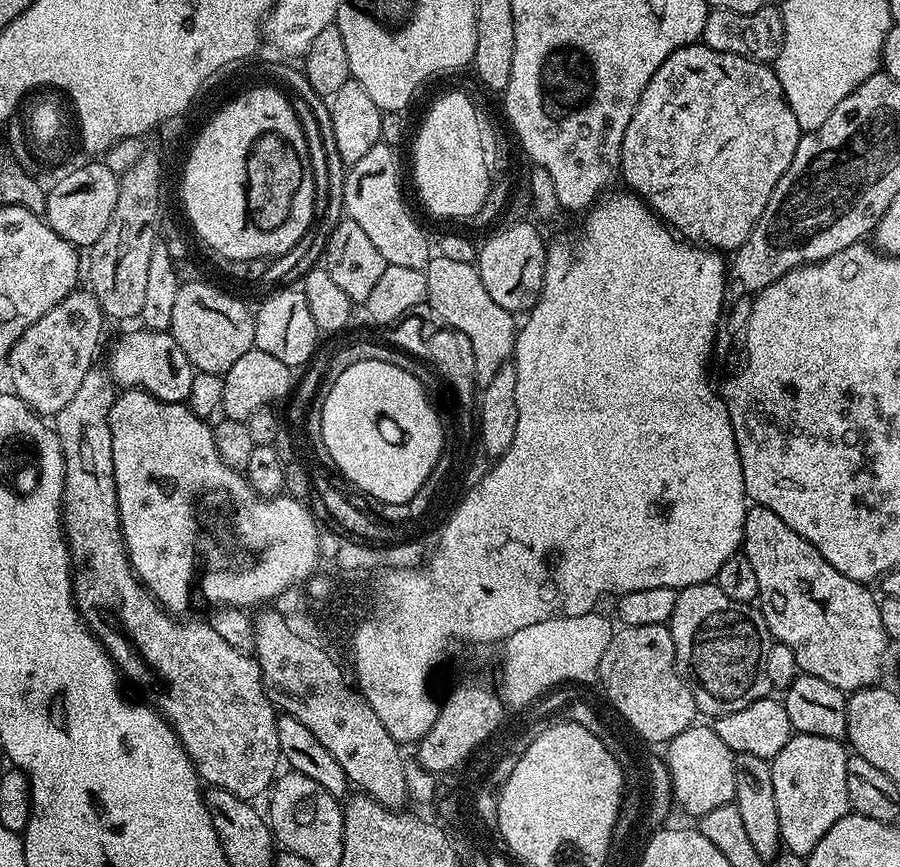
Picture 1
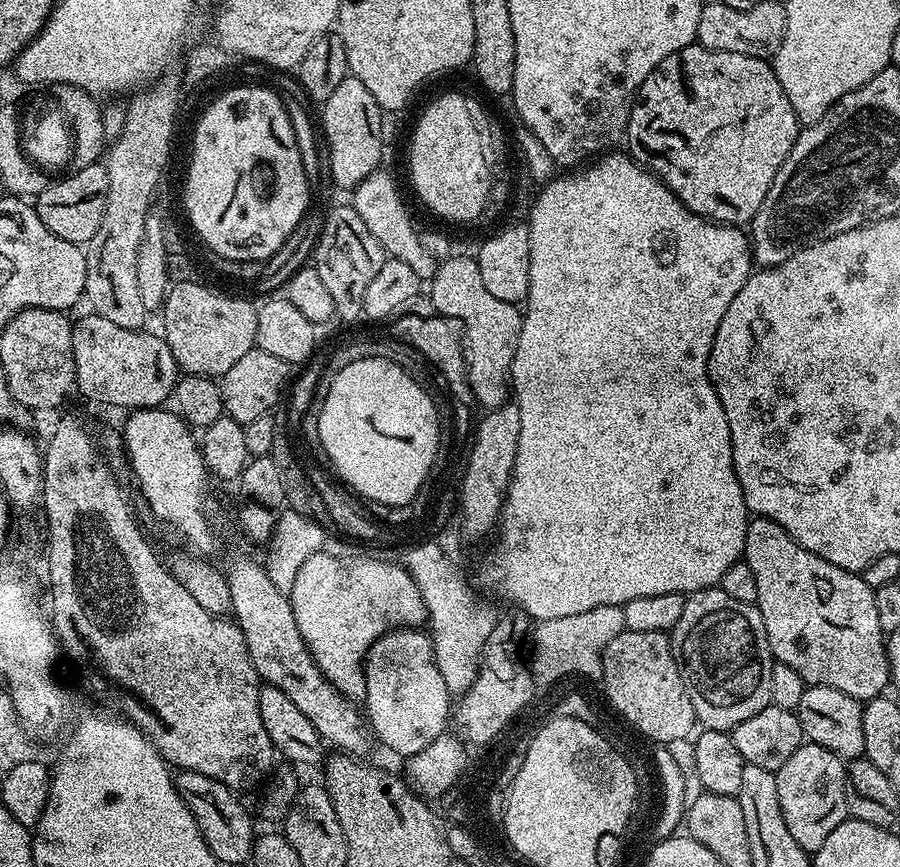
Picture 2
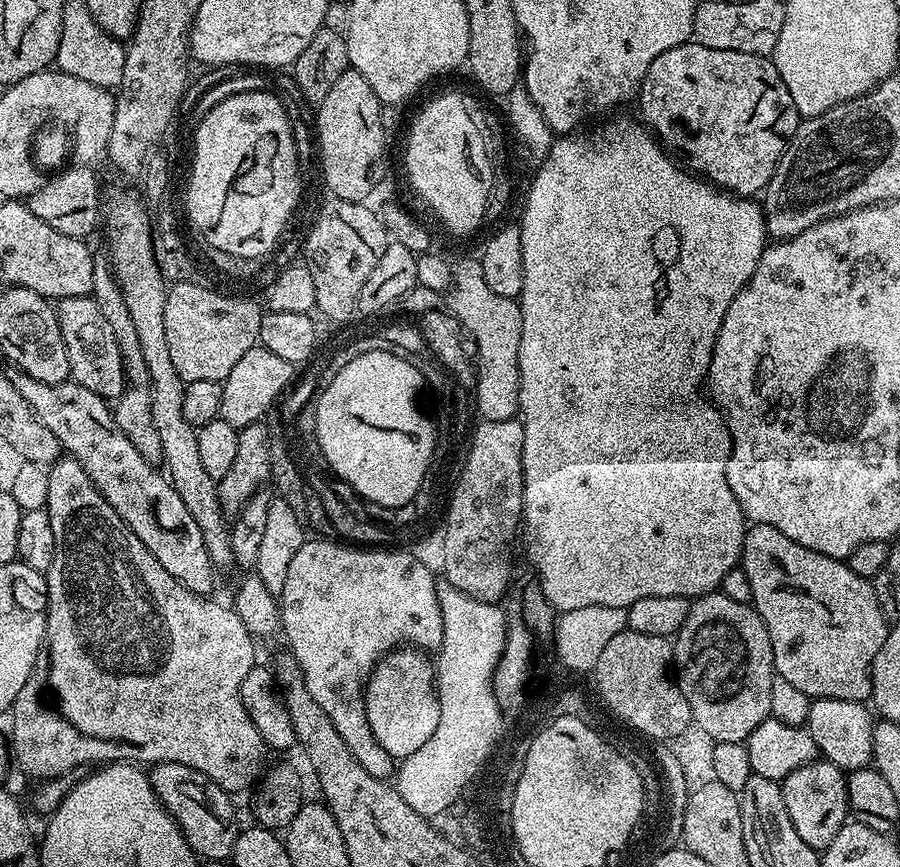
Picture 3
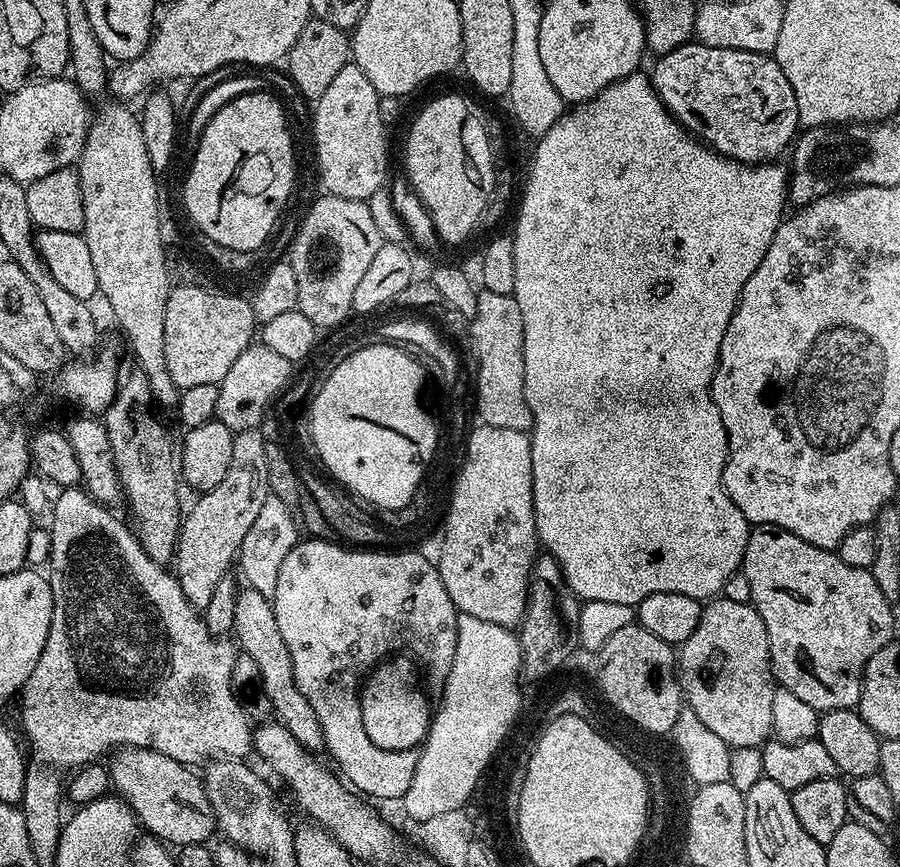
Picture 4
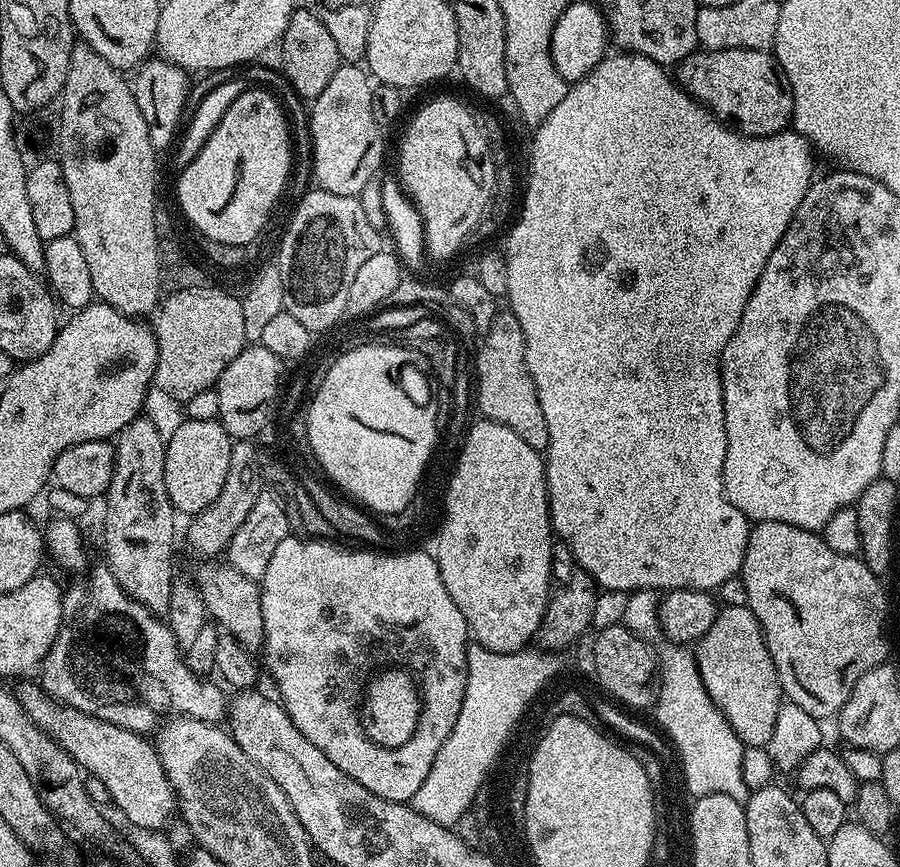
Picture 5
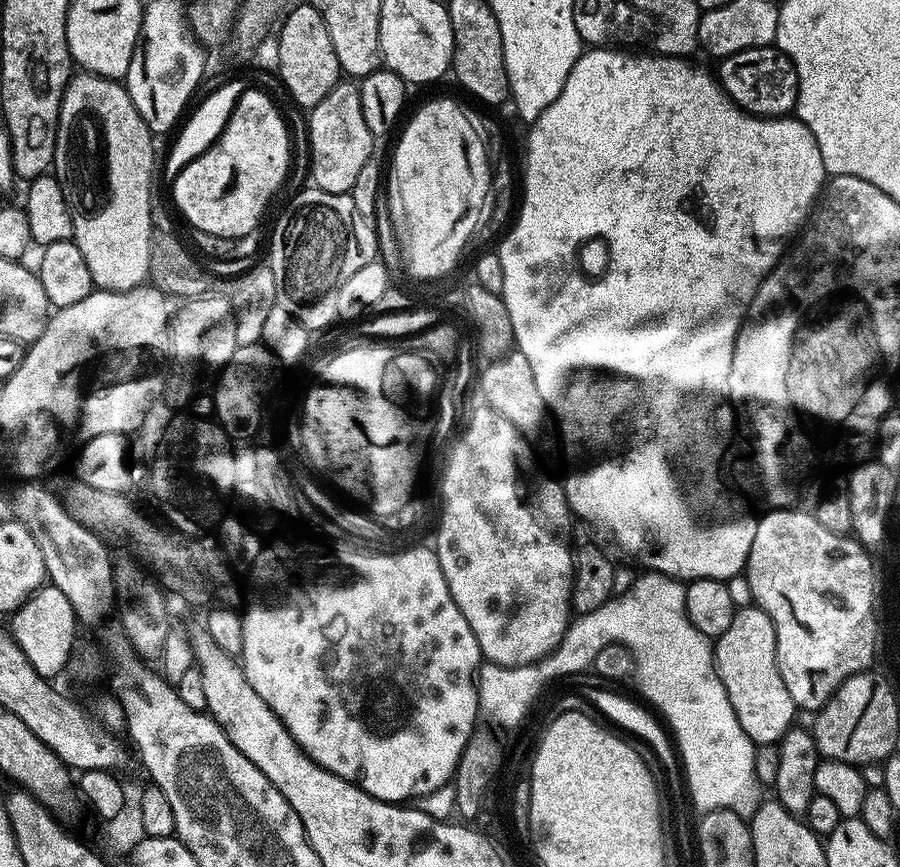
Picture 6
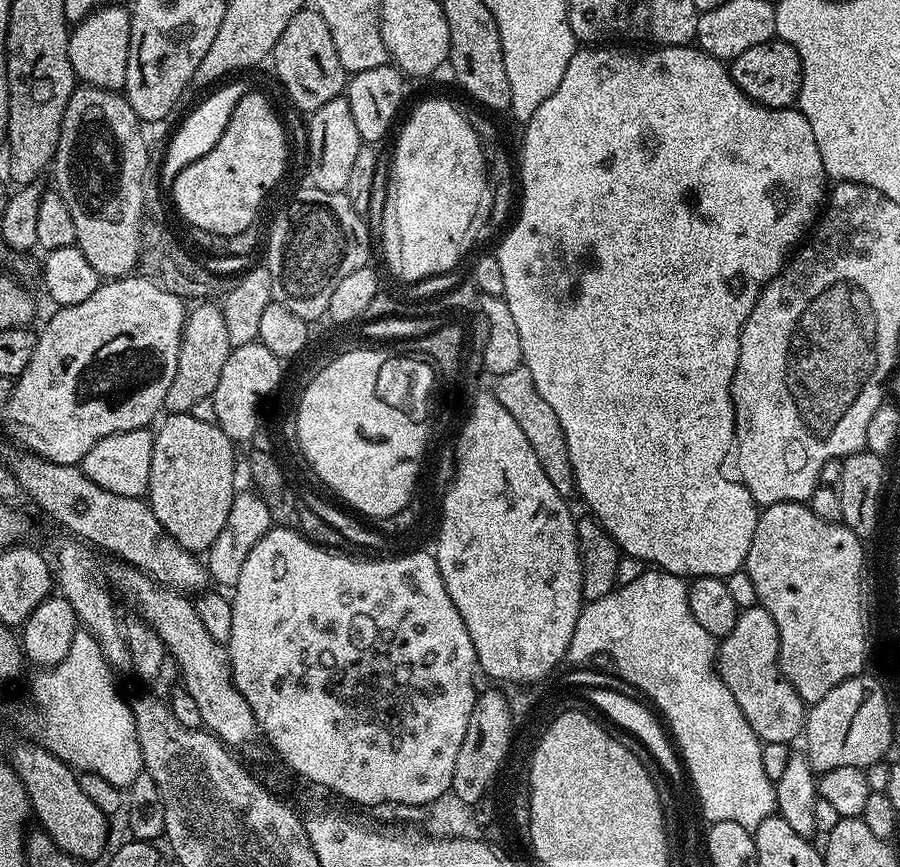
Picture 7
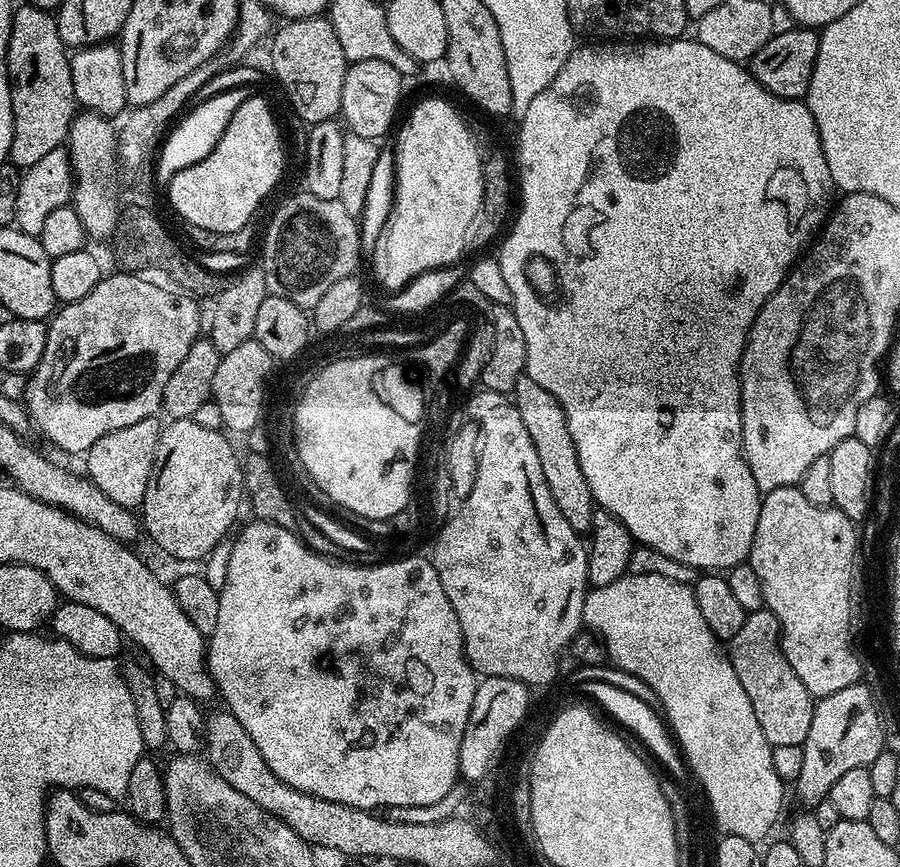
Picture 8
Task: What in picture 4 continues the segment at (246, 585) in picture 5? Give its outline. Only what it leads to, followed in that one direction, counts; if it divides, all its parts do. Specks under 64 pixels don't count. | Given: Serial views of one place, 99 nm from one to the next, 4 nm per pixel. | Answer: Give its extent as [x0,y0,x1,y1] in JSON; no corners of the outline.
[234,586,325,754]

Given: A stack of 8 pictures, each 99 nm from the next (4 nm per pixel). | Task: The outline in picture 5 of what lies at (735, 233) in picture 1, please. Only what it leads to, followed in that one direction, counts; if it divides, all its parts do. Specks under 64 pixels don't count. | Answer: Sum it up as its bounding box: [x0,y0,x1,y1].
[674,50,792,136]

